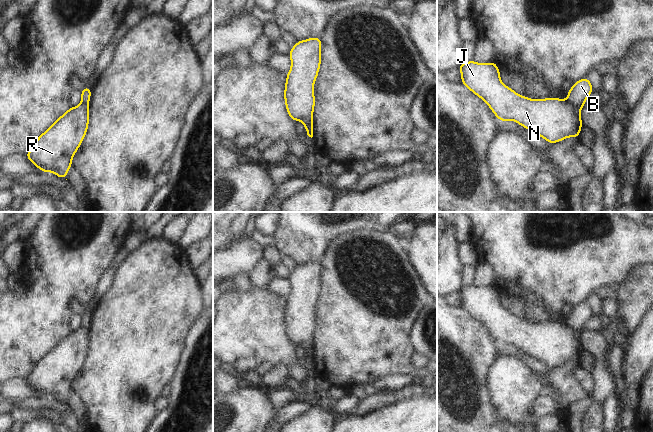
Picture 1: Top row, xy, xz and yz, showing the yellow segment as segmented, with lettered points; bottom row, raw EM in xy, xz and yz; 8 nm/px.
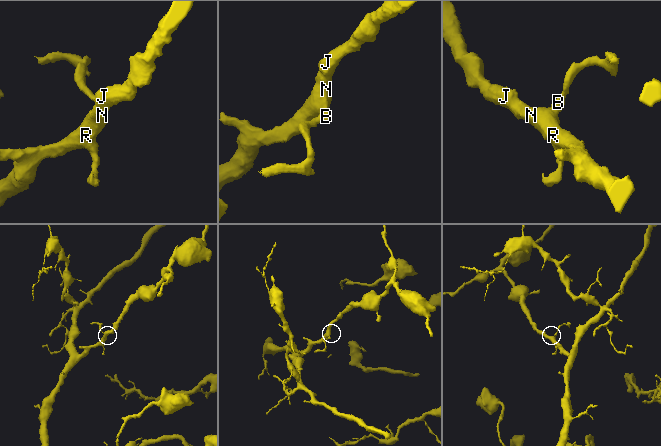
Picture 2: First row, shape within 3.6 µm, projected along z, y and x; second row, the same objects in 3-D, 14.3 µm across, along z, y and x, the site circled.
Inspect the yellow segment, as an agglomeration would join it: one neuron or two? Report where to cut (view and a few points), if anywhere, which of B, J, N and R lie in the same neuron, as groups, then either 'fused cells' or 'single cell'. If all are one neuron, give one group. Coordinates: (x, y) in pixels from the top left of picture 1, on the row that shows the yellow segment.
yz (566, 100), (581, 108) | B / J N R | fused cells

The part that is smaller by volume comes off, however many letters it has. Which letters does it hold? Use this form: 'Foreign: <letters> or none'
Foreign: B

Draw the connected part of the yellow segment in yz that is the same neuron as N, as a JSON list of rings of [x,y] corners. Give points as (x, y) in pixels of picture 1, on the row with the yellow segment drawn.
[[[471,60],[462,62],[458,69],[461,73],[461,83],[486,103],[500,122],[515,121],[550,144],[561,142],[566,138],[580,137],[580,130],[583,127],[580,116],[582,108],[571,105],[566,99],[551,97],[531,99],[516,93],[502,82],[500,69],[495,61],[477,63]]]

